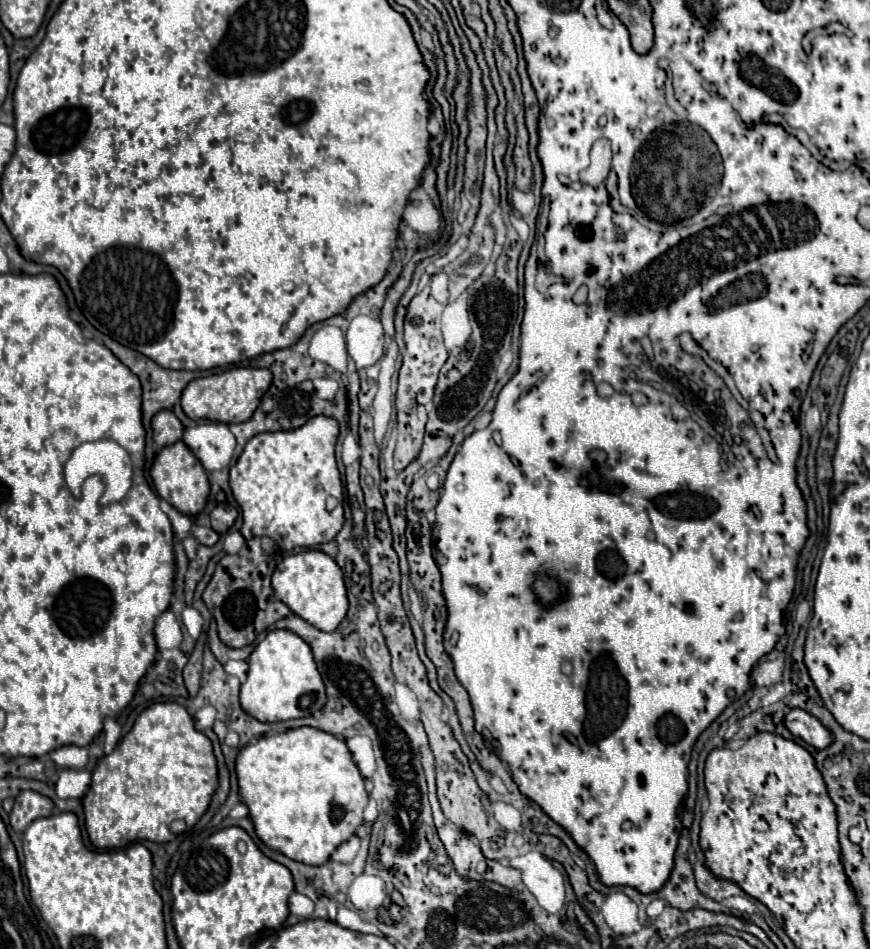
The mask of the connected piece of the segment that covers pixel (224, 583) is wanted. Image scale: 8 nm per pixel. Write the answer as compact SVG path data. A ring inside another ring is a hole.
M254 538L254 548L244 546L240 554L226 554L206 586L204 602L218 624L220 640L230 648L244 648L274 622L290 614L290 608L274 596L270 578L278 566L278 550L270 538Z

